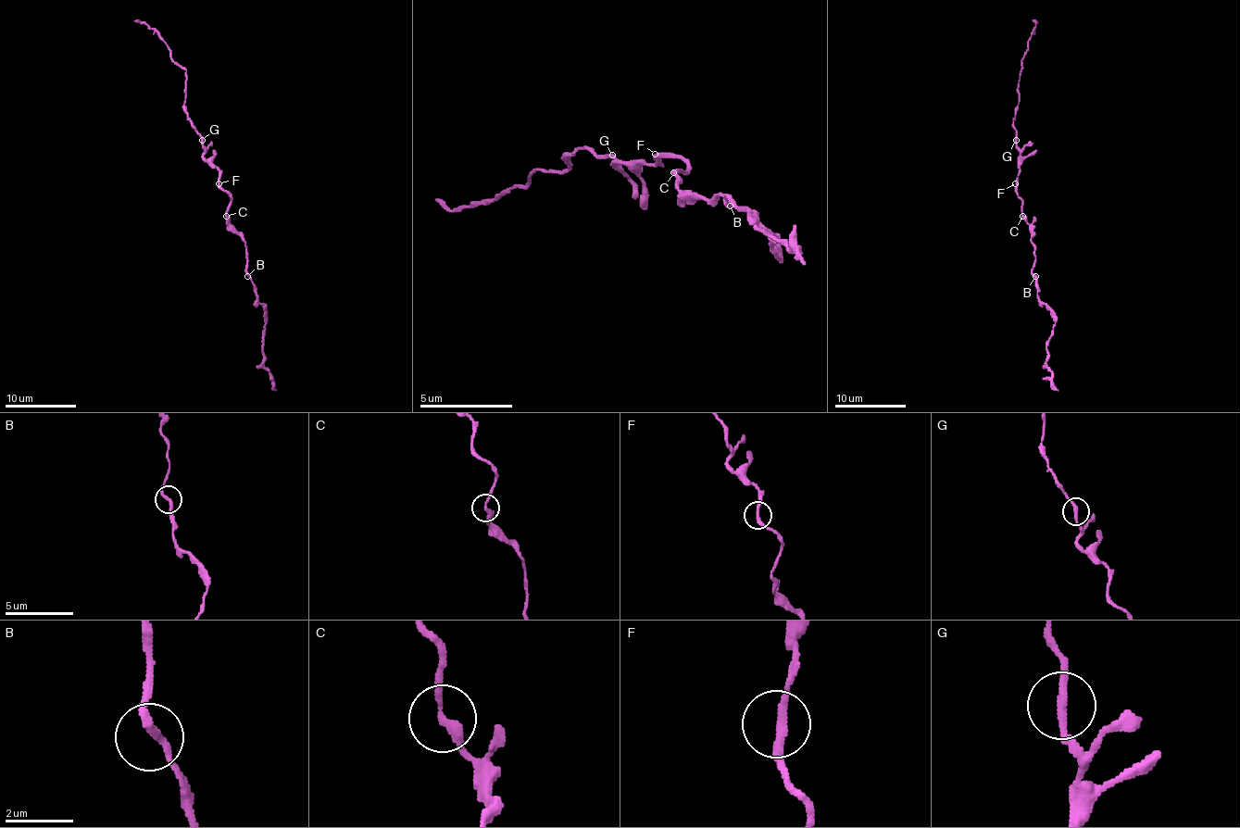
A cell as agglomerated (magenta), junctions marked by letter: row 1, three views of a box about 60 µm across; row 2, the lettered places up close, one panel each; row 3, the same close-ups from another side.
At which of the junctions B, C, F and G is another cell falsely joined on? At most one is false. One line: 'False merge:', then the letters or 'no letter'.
False merge: no letter

